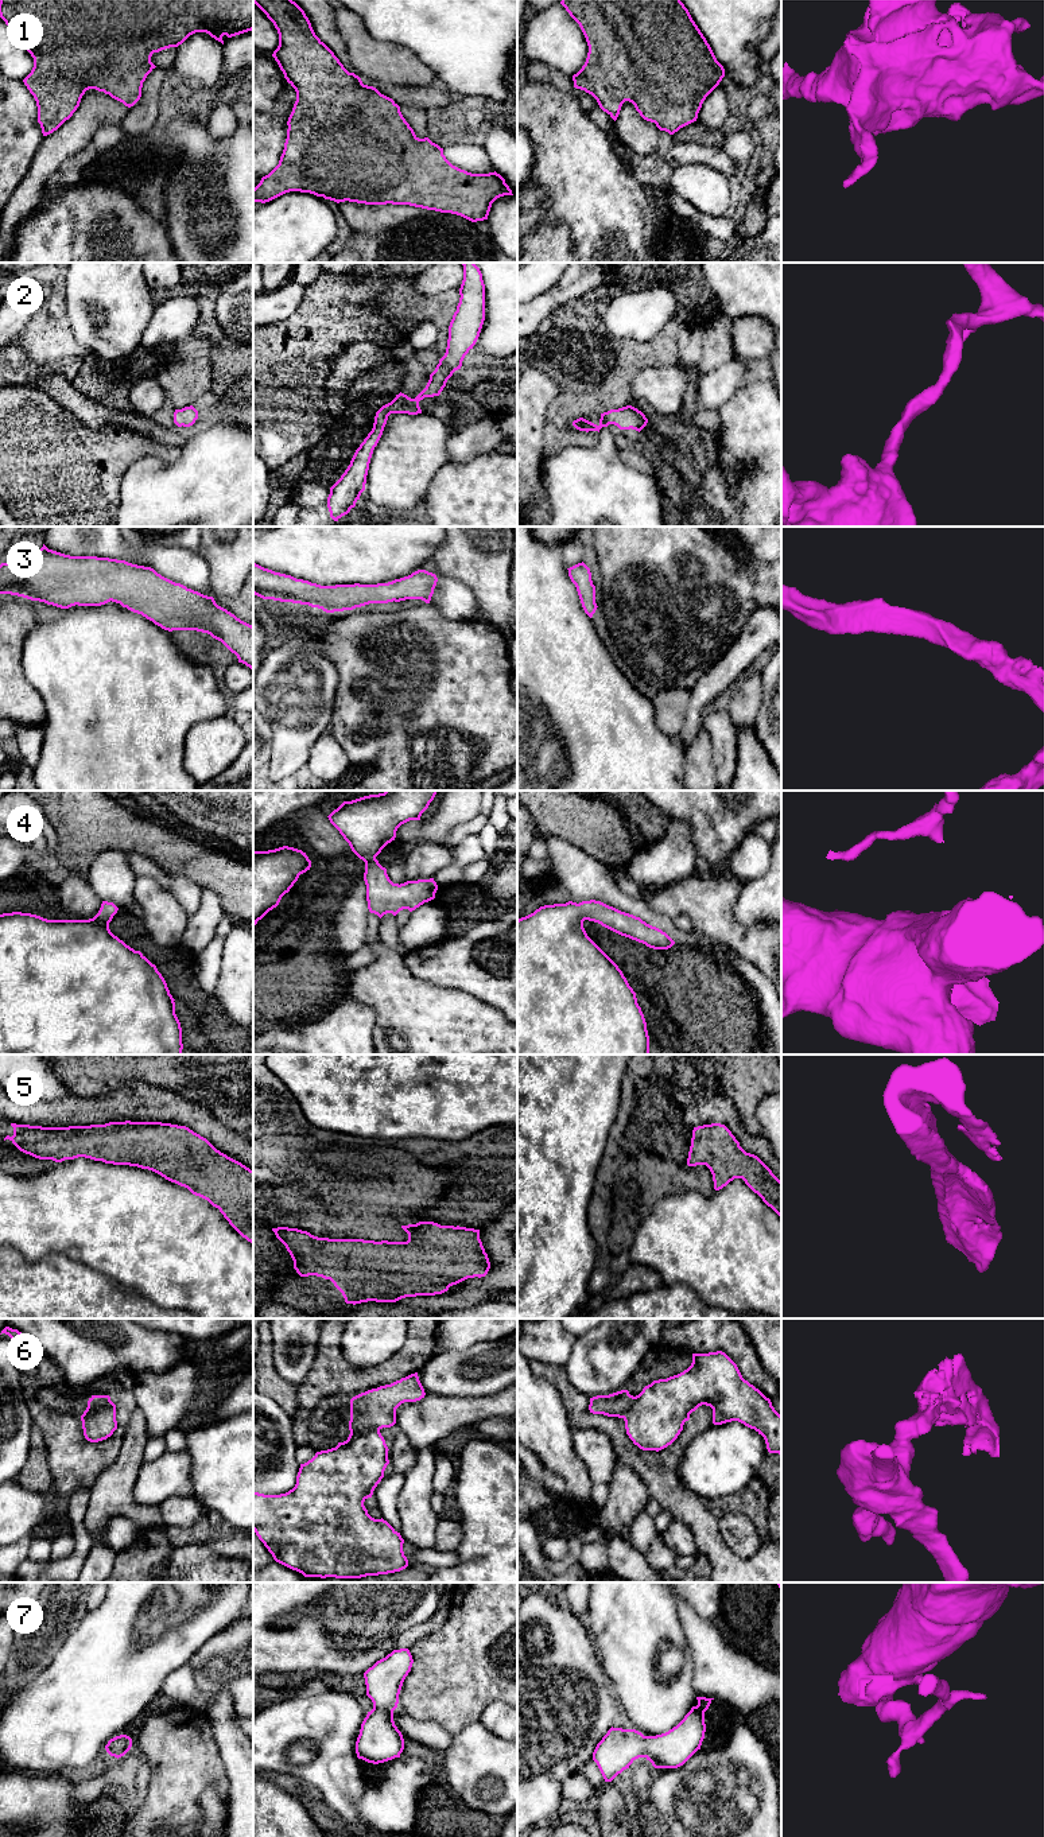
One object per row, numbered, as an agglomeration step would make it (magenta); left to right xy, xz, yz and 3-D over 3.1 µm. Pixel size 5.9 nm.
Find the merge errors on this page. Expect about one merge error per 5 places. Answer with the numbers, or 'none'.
6

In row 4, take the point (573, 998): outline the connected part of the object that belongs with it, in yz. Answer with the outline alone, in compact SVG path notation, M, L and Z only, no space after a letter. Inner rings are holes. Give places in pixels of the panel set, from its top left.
M590 900L579 904L568 901L566 904L544 905L533 913L517 920L517 1055L649 1055L649 1036L641 1007L637 1003L636 993L629 986L618 966L587 936L583 921L594 921L602 927L645 944L653 949L668 949L675 941L661 929L652 927L640 917L621 912L601 901Z

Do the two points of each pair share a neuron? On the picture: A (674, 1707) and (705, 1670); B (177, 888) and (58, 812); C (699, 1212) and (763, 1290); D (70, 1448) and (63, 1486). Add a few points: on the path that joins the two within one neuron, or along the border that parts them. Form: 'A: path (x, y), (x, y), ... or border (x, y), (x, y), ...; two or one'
A: border (691, 1653), (693, 1690), (697, 1696); two
B: border (169, 873), (177, 877), (186, 877), (201, 889); two
C: path (713, 1231), (753, 1272); one
D: path (70, 1457), (68, 1476); one

